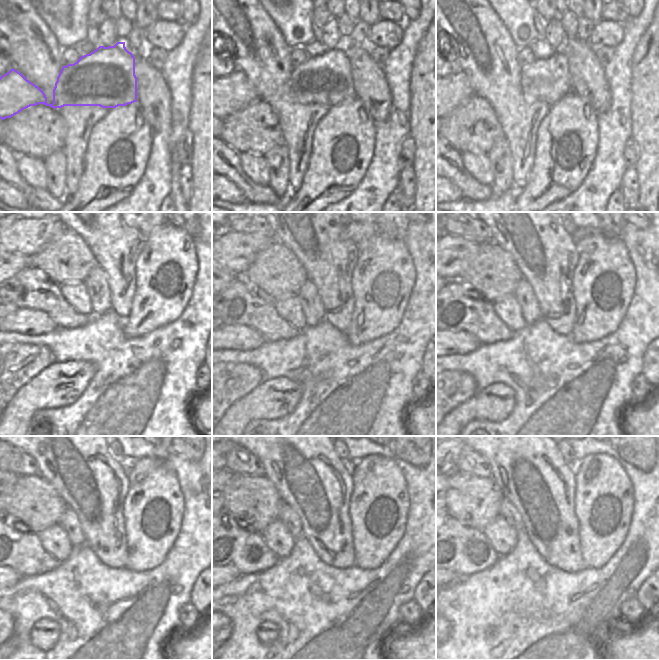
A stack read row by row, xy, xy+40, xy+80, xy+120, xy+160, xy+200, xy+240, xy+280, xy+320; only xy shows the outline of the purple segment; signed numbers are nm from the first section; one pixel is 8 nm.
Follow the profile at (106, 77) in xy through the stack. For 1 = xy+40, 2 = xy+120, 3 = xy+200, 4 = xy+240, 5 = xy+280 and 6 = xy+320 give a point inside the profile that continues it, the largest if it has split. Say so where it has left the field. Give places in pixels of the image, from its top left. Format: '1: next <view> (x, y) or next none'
1: next xy+40 (326, 79)
2: next xy+120 (83, 298)
3: next xy+200 (525, 307)
4: next xy+240 (73, 529)
5: next xy+280 (296, 529)
6: next xy+320 (520, 525)

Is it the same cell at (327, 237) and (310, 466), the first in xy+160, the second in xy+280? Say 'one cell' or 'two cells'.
one cell

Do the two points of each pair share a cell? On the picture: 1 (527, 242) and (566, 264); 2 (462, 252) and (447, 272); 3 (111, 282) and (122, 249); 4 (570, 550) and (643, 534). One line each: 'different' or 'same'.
1: same
2: same
3: same
4: different

